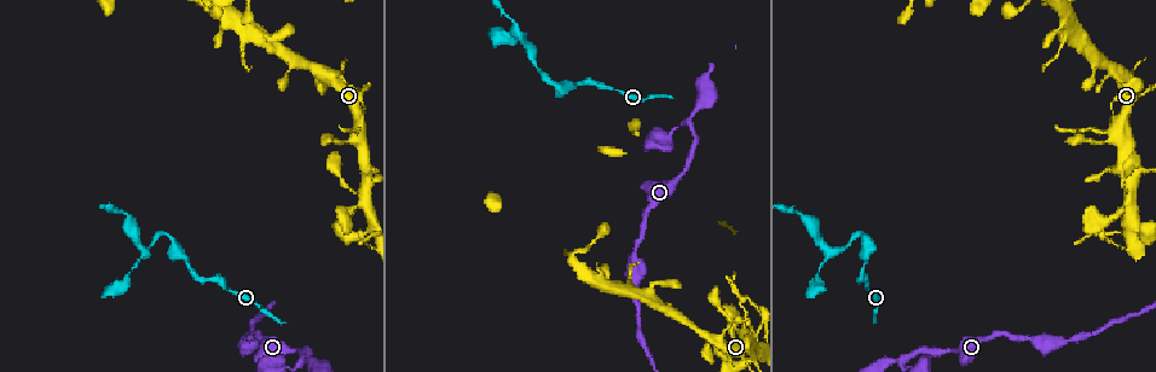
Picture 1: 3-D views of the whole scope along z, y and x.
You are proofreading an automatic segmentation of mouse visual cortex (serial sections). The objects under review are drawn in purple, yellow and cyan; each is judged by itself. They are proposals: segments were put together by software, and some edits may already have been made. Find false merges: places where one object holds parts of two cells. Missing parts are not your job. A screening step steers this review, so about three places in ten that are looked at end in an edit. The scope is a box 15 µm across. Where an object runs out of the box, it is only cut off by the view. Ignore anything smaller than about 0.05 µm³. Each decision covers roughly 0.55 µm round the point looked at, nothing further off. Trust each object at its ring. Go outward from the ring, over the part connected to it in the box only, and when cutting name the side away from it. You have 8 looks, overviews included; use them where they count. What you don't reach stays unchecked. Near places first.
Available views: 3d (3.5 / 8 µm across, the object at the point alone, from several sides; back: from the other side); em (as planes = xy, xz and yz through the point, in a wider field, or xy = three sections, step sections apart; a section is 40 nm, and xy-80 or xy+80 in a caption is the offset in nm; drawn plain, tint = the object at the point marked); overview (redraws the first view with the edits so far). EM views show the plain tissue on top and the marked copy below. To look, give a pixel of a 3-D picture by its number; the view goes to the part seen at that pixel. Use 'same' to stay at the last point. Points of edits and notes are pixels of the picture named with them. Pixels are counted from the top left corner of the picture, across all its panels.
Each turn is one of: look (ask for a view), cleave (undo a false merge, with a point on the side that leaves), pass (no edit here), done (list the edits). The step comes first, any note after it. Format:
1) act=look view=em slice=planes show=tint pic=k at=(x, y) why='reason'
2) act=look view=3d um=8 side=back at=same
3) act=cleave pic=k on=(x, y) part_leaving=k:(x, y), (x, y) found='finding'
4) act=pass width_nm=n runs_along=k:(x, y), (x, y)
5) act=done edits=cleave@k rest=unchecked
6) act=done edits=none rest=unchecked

act=look view=em slice=xy step=5 show=tint pic=1 at=(741, 336) why='side arm on a straight run'

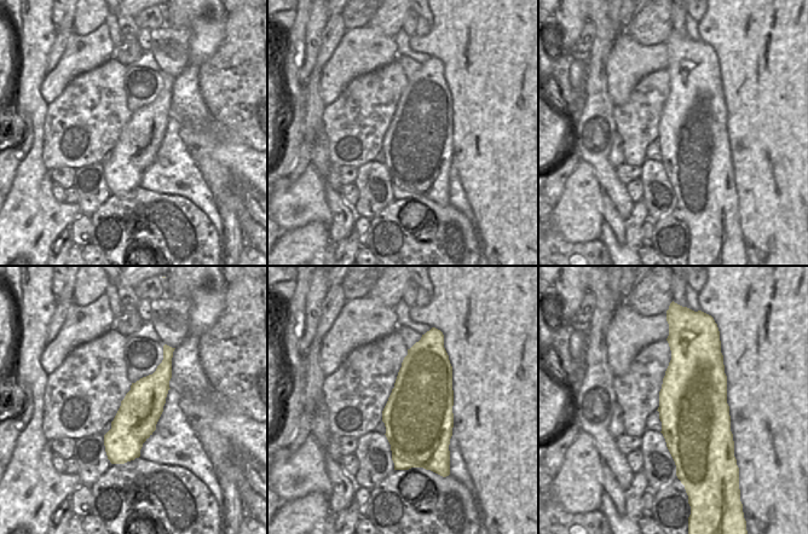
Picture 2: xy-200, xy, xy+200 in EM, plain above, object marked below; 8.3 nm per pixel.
act=look view=3d um=3.5 at=same why='see where the arms go'

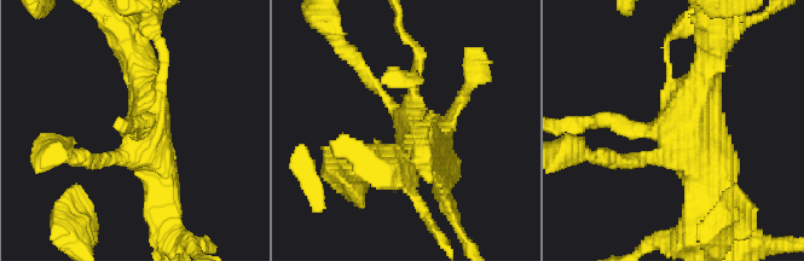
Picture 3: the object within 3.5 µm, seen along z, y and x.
act=cleave pic=3 on=(607, 116) width_nm=550 part_leaving=3:(649, 128), (612, 121), (574, 128) found='a second cell is stuck on'

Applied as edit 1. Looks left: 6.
act=look view=3d um=3.5 pic=1 at=(549, 84) why='abrupt turn'

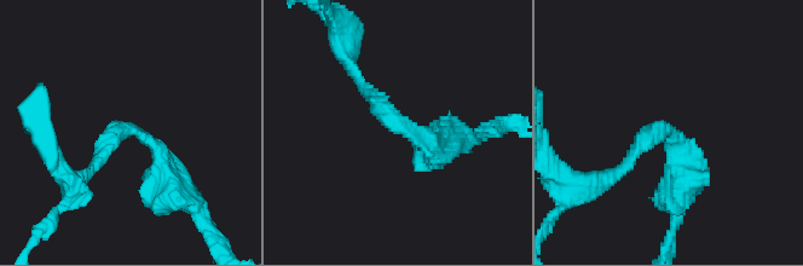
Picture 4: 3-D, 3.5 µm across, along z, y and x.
act=look view=em slice=planes show=tint pic=4 at=(669, 132) why='shape alone is not enough'

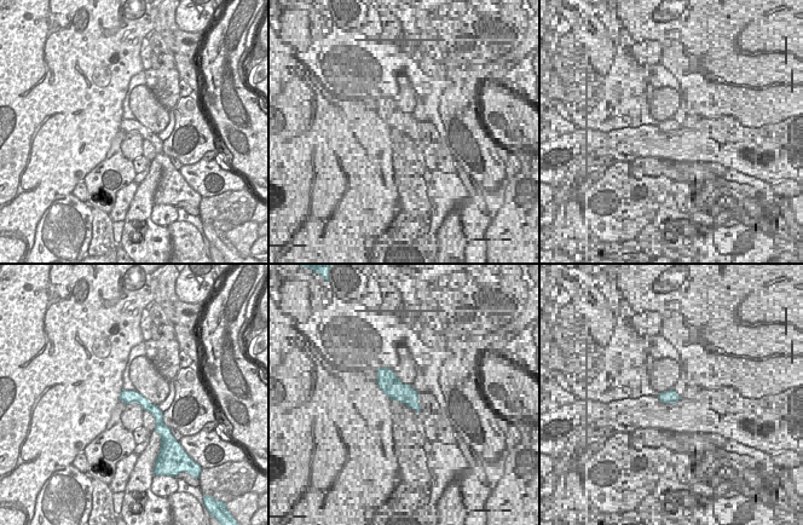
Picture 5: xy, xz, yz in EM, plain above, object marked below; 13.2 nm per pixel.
act=pass arm_widths_nm=150,450 found='one cell here'

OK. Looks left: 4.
act=look view=3d um=3.5 side=back pic=1 at=(902, 361) why='abrupt turn'

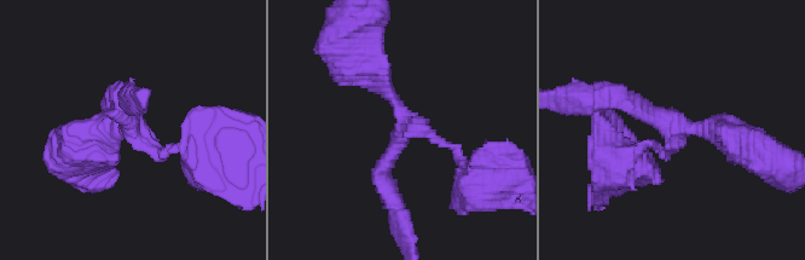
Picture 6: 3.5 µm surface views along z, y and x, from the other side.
act=look view=em slice=xy step=2 show=tint pic=6 at=(680, 127) arms=3 arm_widths_nm=100,200,350 why='need the tissue'

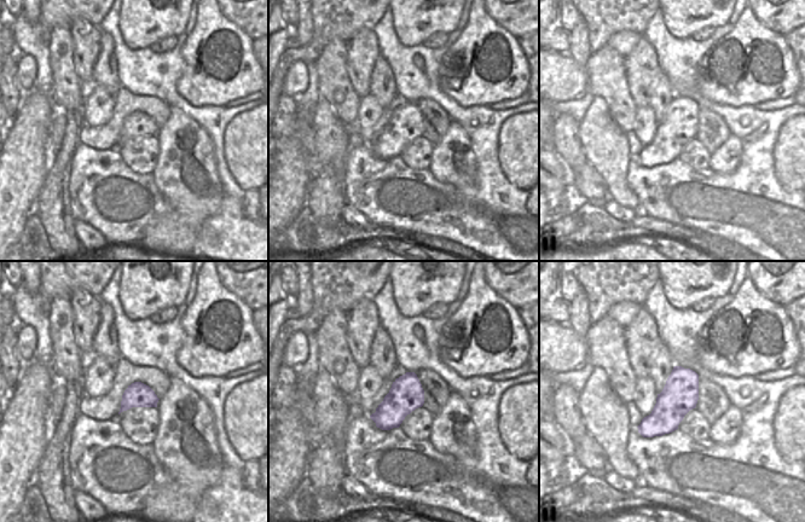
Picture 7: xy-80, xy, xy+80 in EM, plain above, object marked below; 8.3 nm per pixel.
act=pass runs_along=6:(119, 96), (158, 151), (189, 144) found='all the same cell'

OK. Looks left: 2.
act=done edits=cleave@3 rest=unchecked

